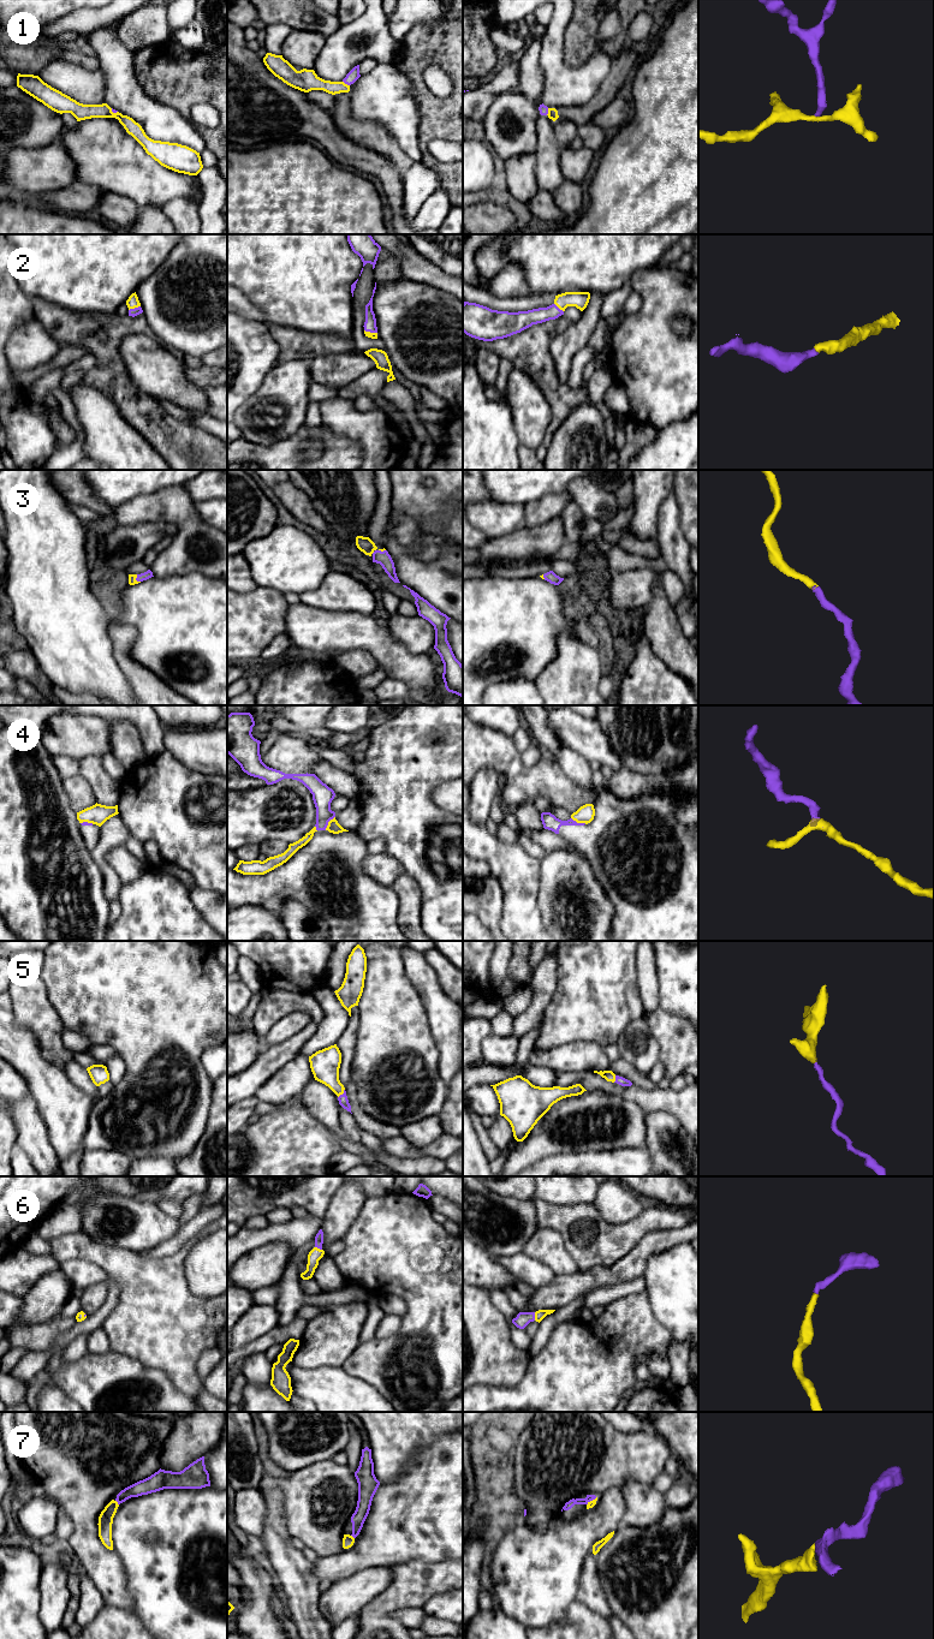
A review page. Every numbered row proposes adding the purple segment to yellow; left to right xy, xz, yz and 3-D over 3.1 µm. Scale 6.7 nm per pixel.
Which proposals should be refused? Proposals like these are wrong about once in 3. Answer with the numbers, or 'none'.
1, 4

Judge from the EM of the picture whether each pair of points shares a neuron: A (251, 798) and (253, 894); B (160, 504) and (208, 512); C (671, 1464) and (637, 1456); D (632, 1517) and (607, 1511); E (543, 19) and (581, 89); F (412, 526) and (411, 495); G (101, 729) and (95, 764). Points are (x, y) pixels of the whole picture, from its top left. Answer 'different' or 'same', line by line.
A: different
B: different
C: different
D: different
E: different
F: different
G: different

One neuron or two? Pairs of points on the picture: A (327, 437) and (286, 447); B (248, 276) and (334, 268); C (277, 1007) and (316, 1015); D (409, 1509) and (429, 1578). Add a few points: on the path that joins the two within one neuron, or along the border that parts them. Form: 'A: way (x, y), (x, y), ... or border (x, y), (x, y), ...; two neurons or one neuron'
A: way (317, 433), (304, 433), (296, 440); one neuron
B: way (269, 268), (313, 268); one neuron
C: way (286, 1005), (307, 1006); one neuron
D: border (450, 1559), (440, 1561), (409, 1560), (397, 1565); two neurons

